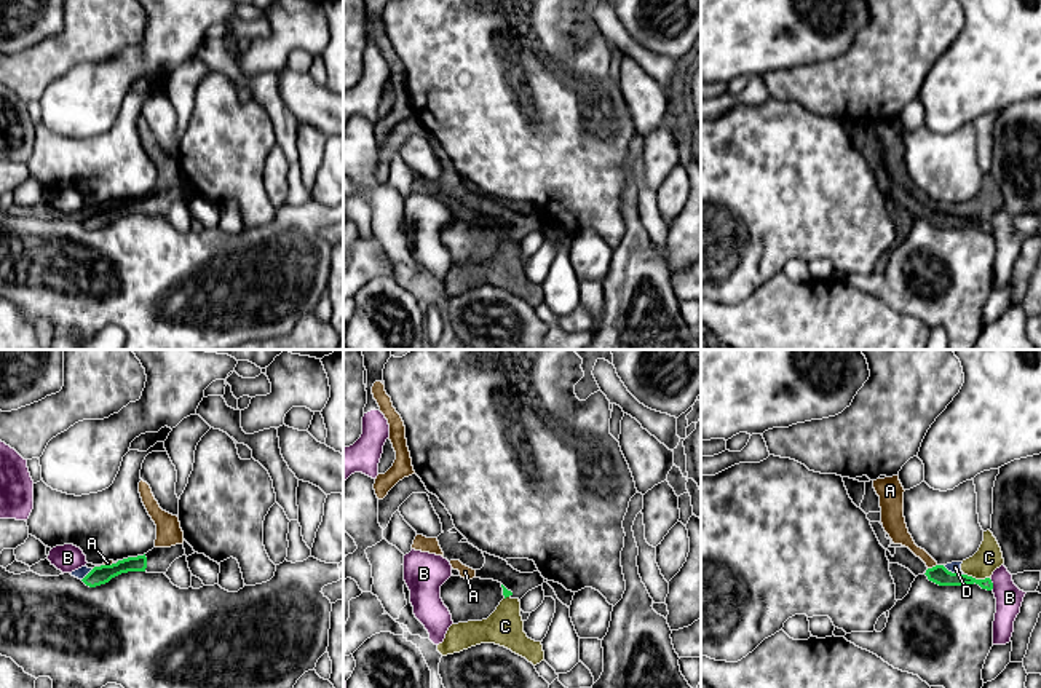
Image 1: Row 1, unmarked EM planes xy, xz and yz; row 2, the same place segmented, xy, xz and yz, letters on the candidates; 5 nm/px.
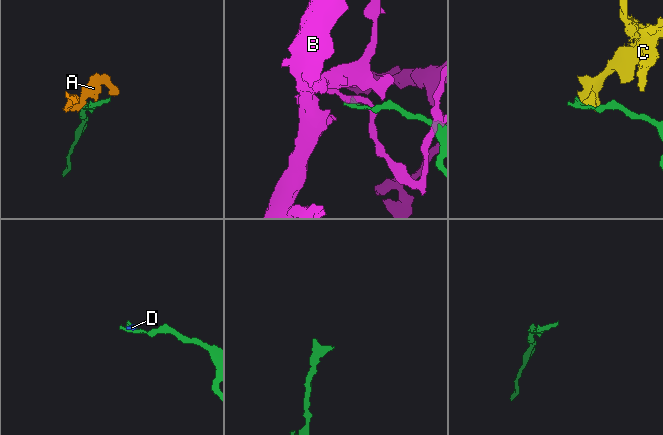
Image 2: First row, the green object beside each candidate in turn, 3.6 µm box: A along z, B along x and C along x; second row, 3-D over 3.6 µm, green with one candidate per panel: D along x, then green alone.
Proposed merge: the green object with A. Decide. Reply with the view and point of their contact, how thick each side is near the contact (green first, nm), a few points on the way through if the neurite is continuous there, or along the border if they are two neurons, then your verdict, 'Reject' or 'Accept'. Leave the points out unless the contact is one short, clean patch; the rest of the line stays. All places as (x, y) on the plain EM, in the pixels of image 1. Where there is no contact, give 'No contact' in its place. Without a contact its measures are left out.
Touches green at yz (933, 209). Thickness 90 nm (green) against 100 nm. Boundary: yz (936, 206), (928, 211). Reject

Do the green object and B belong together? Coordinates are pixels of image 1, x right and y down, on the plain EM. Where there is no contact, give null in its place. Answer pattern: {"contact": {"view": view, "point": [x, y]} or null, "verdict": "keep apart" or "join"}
{"contact": {"view": "yz", "point": [992, 227]}, "verdict": "keep apart"}

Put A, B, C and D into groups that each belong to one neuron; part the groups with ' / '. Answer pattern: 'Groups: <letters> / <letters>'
Groups: A C D / B

